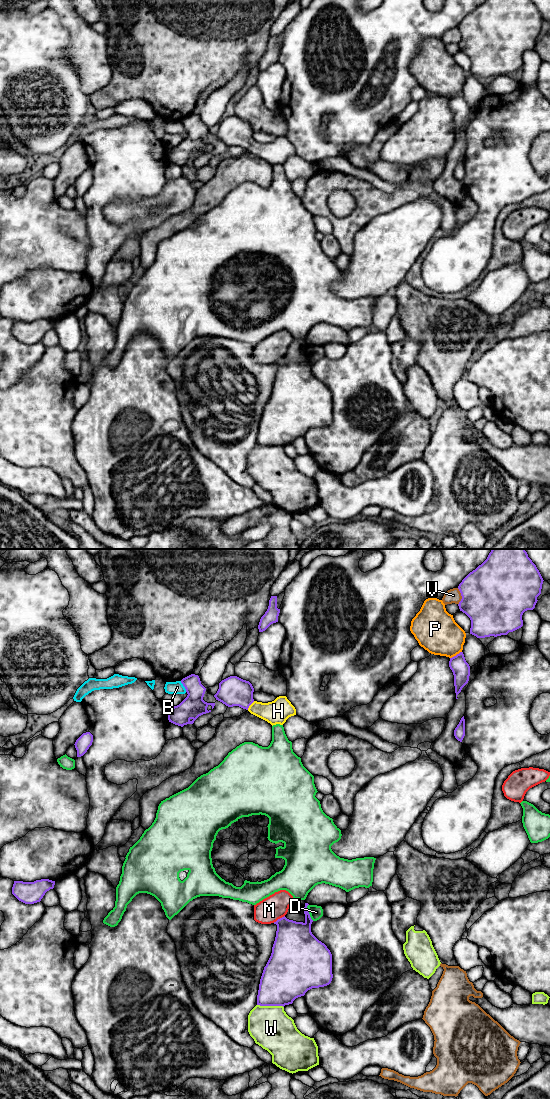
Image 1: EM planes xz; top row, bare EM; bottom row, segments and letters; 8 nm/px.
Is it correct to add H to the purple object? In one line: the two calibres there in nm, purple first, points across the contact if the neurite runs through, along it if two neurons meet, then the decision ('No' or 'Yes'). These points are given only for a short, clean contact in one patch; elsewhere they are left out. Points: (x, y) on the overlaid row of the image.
Thickness 240 nm (purple) against 190 nm. Path across: xz (233, 691), (237, 692), (250, 704), (261, 710), (278, 711). Yes

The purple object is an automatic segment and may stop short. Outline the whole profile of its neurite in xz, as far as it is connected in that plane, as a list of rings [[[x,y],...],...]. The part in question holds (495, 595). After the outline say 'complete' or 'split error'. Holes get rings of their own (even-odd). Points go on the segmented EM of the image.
[[[492,549],[487,559],[459,584],[462,599],[458,606],[471,620],[470,634],[477,638],[507,635],[523,626],[522,615],[533,610],[541,594],[543,578],[525,549]]]; complete

